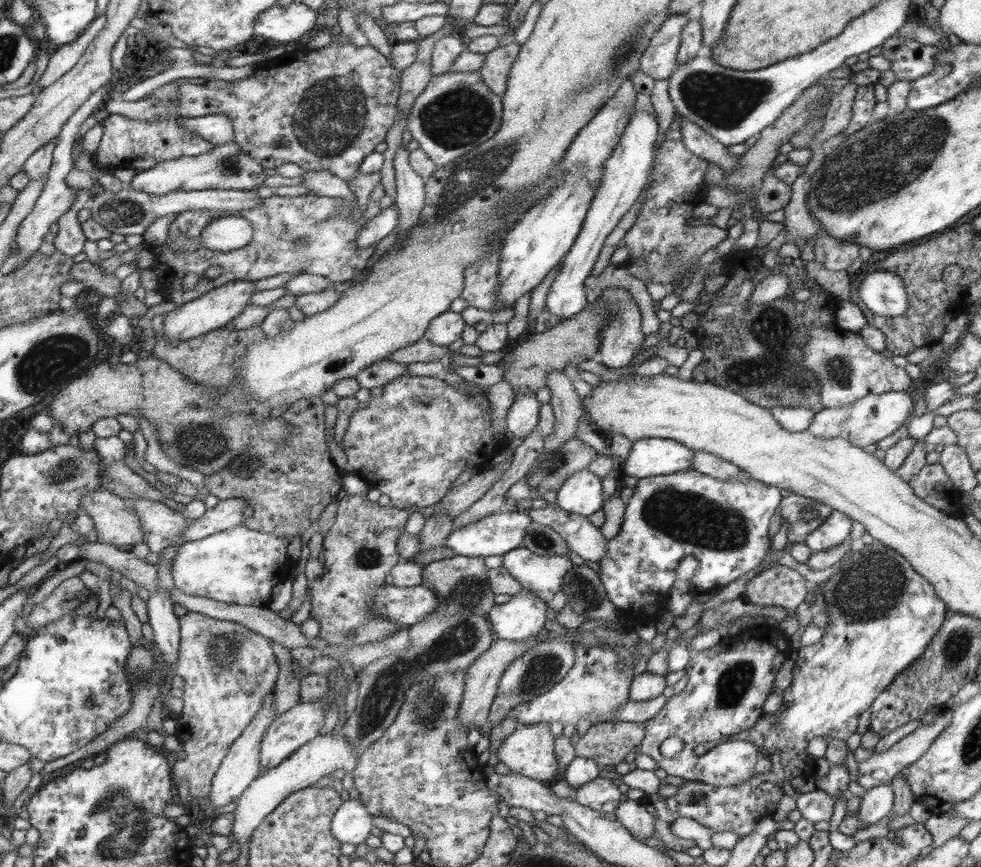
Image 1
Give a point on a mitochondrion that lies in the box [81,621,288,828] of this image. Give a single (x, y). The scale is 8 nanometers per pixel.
(223, 651)

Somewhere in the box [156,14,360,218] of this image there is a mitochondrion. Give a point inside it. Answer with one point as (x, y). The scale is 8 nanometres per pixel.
(230, 166)

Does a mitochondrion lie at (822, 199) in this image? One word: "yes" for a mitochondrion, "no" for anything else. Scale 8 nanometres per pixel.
yes

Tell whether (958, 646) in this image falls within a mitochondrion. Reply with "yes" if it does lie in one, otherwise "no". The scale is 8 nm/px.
yes

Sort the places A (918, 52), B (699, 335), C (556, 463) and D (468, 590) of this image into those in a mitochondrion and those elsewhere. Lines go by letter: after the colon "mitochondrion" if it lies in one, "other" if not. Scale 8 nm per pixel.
A: other
B: other
C: mitochondrion
D: mitochondrion

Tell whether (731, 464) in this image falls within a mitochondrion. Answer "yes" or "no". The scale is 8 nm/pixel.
no

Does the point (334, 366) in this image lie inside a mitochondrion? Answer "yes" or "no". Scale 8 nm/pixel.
no

